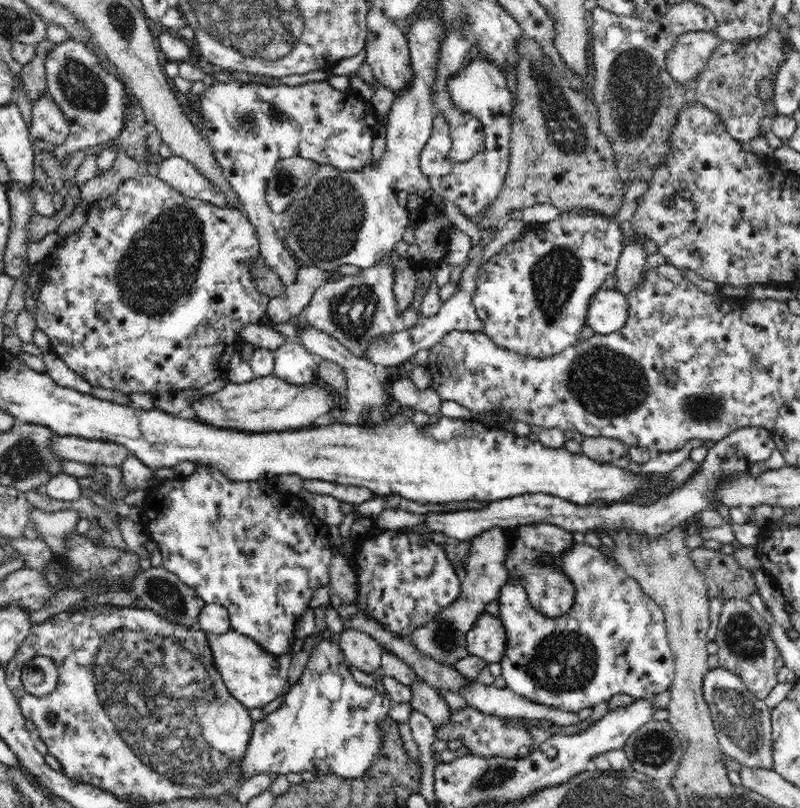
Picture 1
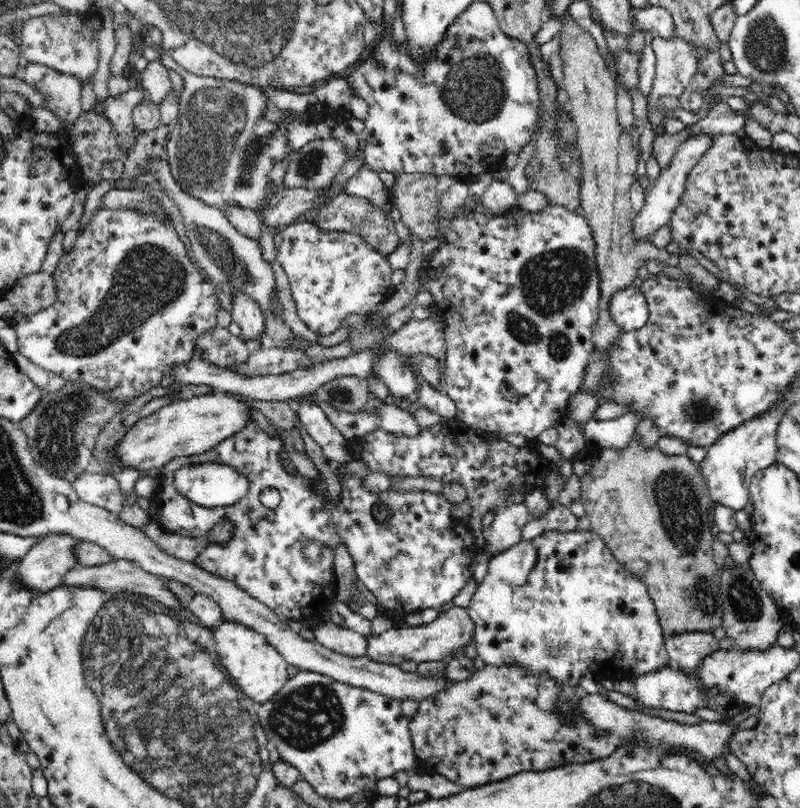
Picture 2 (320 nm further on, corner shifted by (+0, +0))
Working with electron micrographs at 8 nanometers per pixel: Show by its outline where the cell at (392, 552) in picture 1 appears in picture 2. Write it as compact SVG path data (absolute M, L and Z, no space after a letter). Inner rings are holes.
M255 420L248 422L243 429L226 438L214 448L199 455L178 457L172 459L163 466L160 474L160 492L155 497L158 505L156 522L168 533L186 536L190 538L202 538L206 536L212 526L220 520L229 520L233 524L233 533L230 540L223 545L210 543L201 550L200 554L192 560L196 566L222 577L227 581L236 583L240 589L270 607L280 620L302 620L302 604L312 604L314 594L312 592L335 592L334 549L340 542L346 546L355 566L357 580L370 588L372 594L388 608L402 608L406 612L424 610L425 608L445 608L451 605L452 599L464 588L466 581L473 577L470 564L475 556L472 533L453 531L454 518L450 514L452 503L448 502L442 493L422 490L402 490L402 492L372 492L364 485L364 477L344 474L339 478L342 498L339 502L332 503L325 496L317 494L308 479L302 477L298 471L294 473L286 471L280 461L283 442L277 437L272 437L264 428L261 428ZM204 463L218 463L230 465L248 479L248 493L236 504L230 506L214 506L206 508L193 504L190 500L178 493L174 486L175 472L186 465L199 465ZM265 488L275 488L282 496L277 508L270 509L262 505L260 493ZM382 503L388 507L390 516L384 522L376 522L372 516L373 504ZM315 541L322 544L321 555L316 561L309 561L304 554L309 542Z

